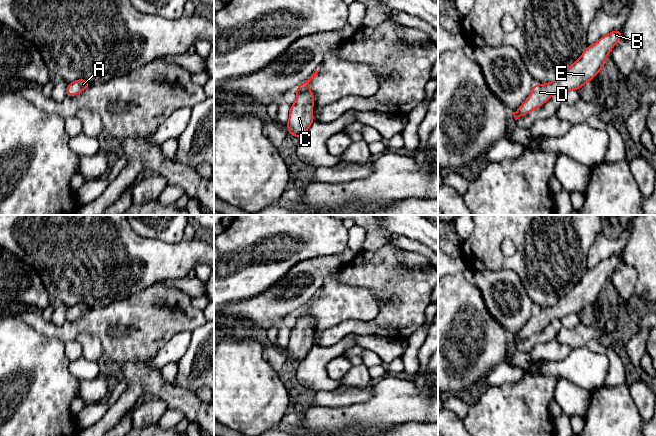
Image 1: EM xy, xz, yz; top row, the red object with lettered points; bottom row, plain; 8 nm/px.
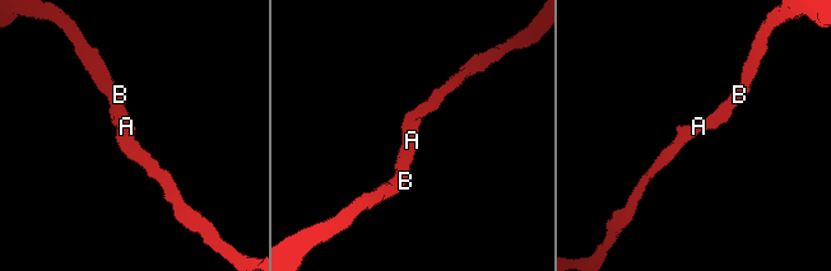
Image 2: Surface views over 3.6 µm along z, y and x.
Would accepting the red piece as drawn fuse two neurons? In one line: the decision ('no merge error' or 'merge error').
no merge error

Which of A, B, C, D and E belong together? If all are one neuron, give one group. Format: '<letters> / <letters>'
A B C D E

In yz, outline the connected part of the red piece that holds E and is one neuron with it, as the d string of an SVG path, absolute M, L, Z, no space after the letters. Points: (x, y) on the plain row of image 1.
M621 253L602 260L595 268L587 270L581 281L568 290L555 305L545 309L536 307L520 332L511 336L515 344L542 330L553 318L561 319L569 314L579 314L590 306L603 293L604 284L621 262Z

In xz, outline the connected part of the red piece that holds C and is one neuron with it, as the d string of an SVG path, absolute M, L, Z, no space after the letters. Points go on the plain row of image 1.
M316 294L308 304L300 308L295 316L297 322L295 326L290 329L290 340L287 346L287 354L289 358L302 362L311 348L315 345L312 337L314 330L314 319L309 312L309 306L317 299Z

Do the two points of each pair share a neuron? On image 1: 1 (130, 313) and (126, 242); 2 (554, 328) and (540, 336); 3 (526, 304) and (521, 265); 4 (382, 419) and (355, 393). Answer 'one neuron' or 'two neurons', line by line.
1: two neurons
2: one neuron
3: two neurons
4: two neurons

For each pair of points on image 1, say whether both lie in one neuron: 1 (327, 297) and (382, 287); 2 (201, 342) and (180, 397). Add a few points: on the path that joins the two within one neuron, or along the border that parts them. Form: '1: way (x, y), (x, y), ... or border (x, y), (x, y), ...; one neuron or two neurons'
1: border (347, 284), (368, 287), (383, 299), (393, 295); two neurons
2: border (173, 384), (185, 387), (194, 393); two neurons

